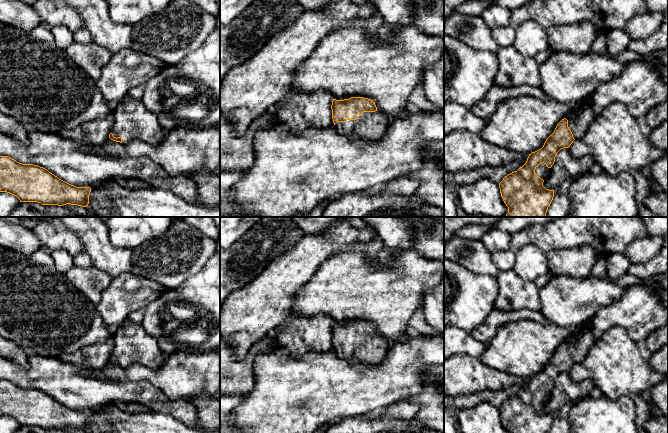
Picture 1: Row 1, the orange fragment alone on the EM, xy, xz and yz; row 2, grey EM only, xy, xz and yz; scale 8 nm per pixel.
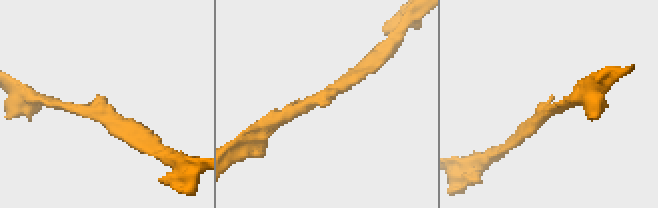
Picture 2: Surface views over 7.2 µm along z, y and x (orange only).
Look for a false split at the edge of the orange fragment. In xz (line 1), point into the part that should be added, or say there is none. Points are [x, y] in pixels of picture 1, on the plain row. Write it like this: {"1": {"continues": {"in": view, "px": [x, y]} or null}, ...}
{"1": {"continues": {"in": "xz", "px": [372, 350]}}}

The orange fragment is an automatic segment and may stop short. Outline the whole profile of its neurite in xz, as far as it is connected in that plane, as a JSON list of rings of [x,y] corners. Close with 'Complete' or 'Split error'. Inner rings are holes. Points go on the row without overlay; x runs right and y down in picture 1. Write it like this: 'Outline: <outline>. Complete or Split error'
Outline: [[[364,321],[333,323],[332,343],[339,358],[364,364],[380,364],[391,341],[378,336],[375,326]]]. Split error

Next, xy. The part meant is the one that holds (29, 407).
Outline: [[[0,380],[0,416],[14,419],[20,426],[38,426],[42,429],[58,430],[71,428],[87,431],[91,412],[71,409],[38,389],[22,388],[9,380]]]. Complete

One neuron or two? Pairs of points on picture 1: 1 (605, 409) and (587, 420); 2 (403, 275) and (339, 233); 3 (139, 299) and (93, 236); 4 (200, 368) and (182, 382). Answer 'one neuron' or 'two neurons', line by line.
1: one neuron
2: two neurons
3: two neurons
4: one neuron

